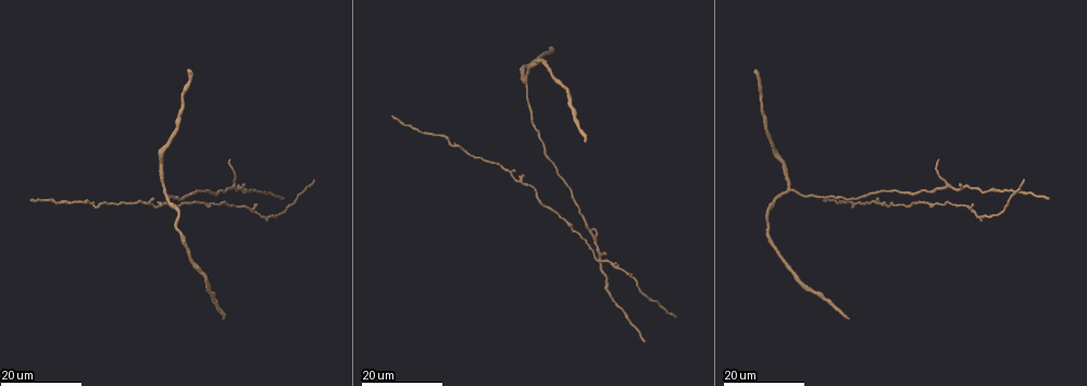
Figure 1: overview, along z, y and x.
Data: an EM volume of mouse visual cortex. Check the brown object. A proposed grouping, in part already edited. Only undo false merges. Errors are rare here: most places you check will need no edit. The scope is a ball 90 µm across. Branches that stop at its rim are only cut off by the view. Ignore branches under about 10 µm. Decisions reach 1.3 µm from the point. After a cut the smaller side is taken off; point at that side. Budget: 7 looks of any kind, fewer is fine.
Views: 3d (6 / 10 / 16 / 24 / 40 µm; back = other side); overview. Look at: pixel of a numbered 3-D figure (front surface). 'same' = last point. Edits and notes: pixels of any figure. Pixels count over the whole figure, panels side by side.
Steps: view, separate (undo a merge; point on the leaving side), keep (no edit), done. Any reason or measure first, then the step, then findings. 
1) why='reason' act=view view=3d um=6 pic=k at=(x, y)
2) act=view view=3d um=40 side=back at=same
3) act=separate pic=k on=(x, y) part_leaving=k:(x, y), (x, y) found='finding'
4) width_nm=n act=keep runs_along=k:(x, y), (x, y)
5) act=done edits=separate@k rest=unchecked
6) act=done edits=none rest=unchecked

why='sudden change in width' act=view view=3d um=24 pic=1 at=(226, 193)

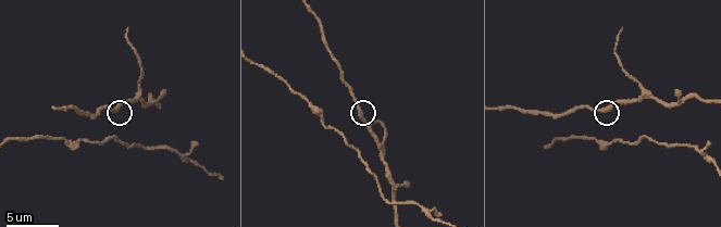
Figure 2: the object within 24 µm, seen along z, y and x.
why='closer look' act=view view=3d um=10 pic=2 at=(603, 110)

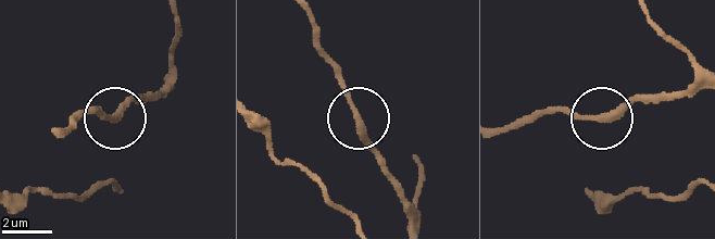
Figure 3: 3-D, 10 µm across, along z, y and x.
act=keep runs_along=3:(308, 16), (358, 135), (384, 164) found='one cell here'

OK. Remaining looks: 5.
act=view view=3d um=10 pic=2 at=(113, 139)

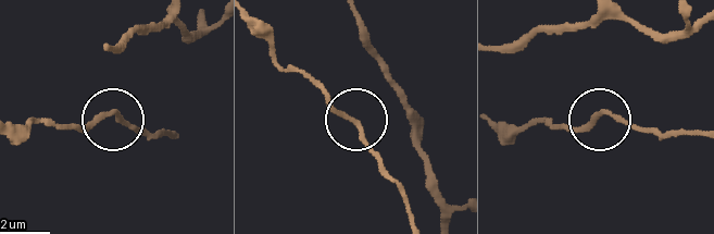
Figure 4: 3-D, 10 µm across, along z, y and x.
act=keep found='one cell here'

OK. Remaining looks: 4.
why='sudden change in width' act=view view=3d um=16 pic=2 at=(684, 97)

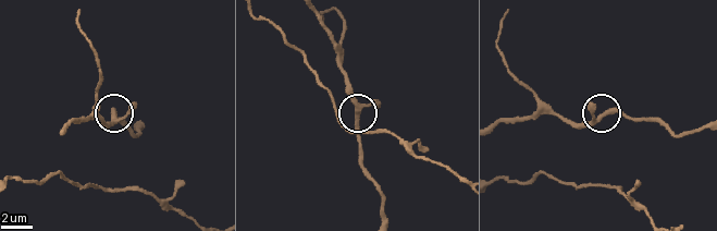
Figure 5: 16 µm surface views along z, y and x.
act=keep runs_along=5:(310, 9), (335, 51), (349, 90), (358, 118), (361, 168) found='one cell here'

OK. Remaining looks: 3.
why='sudden change in width' act=view view=3d um=24 pic=1 at=(521, 182)

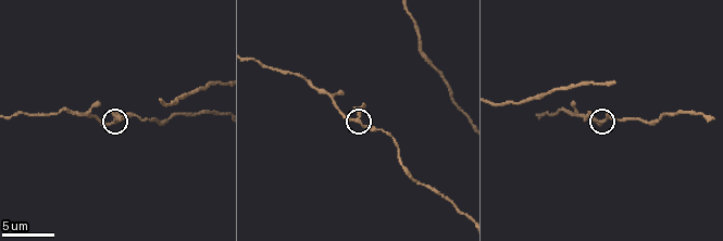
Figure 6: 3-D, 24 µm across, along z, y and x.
act=view view=3d um=10 pic=6 at=(600, 121)

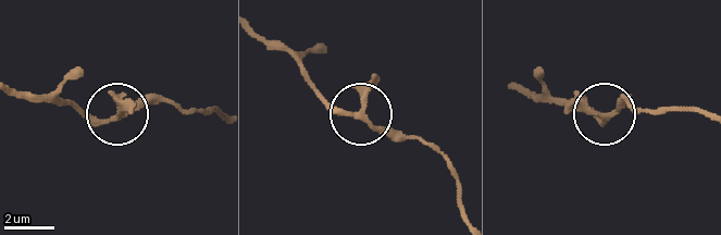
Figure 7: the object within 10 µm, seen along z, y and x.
arms=3 act=keep found='one cell here'

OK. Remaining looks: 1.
act=done edits=none rest=unchecked

